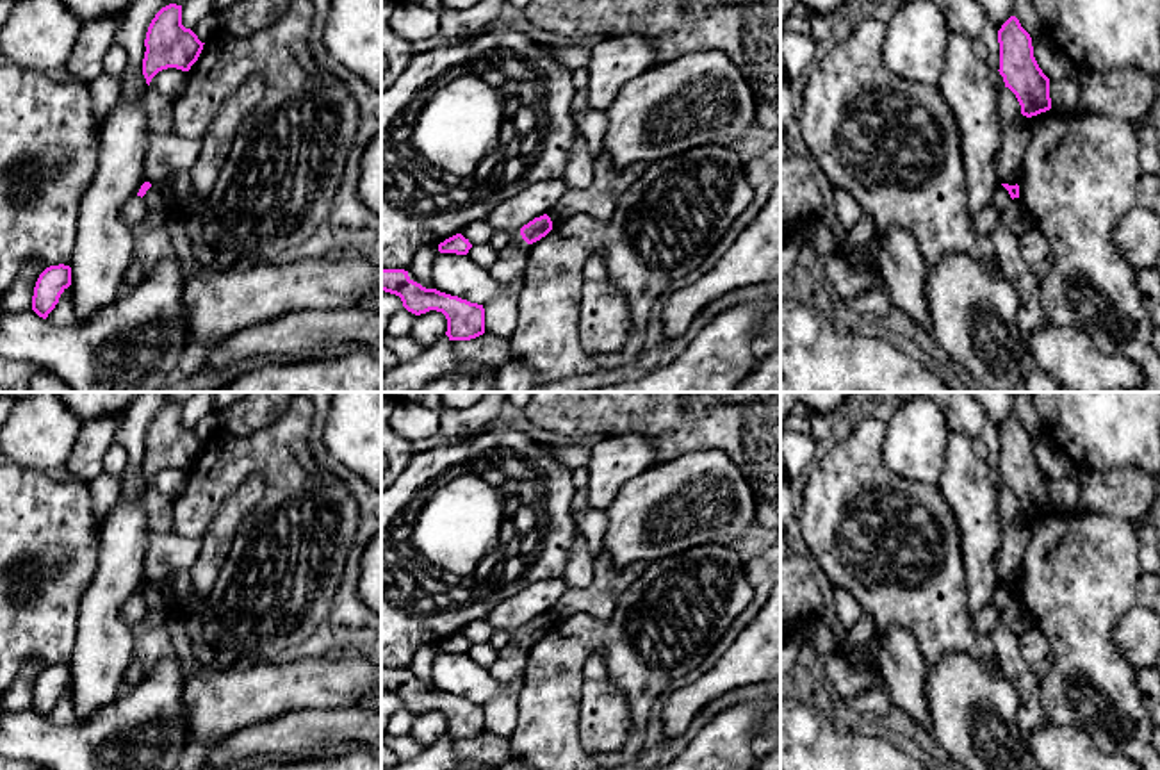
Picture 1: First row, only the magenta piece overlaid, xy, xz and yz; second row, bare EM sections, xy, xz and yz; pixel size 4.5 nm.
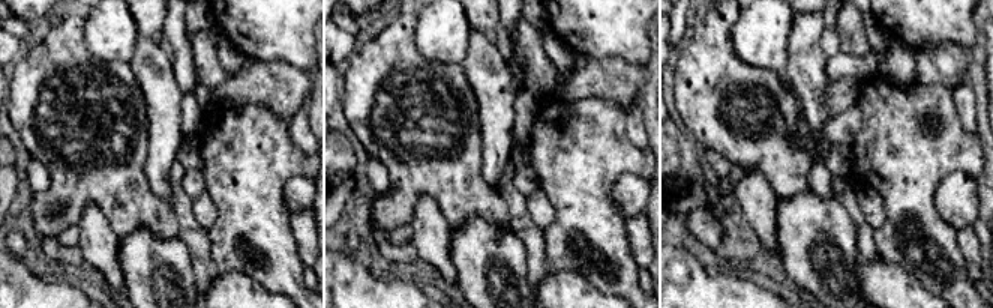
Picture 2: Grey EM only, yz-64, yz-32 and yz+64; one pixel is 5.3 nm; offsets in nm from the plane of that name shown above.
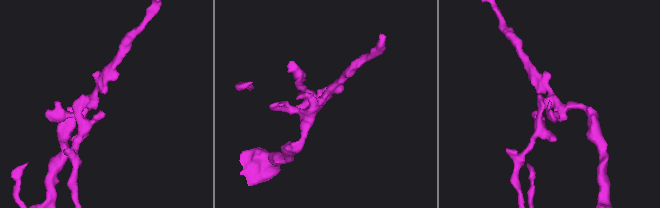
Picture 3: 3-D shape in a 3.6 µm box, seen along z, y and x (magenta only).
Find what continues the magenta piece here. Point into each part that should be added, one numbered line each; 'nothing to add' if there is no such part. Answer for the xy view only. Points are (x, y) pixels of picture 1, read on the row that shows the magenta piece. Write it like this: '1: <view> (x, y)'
nothing to add

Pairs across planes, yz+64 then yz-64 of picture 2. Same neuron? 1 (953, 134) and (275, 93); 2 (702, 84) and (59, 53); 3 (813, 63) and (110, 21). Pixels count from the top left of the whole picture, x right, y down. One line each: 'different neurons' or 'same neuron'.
1: different neurons
2: same neuron
3: different neurons

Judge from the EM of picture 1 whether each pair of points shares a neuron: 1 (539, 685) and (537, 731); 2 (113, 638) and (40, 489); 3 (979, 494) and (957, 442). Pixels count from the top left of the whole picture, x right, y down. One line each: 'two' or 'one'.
1: one
2: two
3: one

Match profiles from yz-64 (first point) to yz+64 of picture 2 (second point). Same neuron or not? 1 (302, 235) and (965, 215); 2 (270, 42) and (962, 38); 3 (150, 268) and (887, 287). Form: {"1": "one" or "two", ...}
{"1": "two", "2": "one", "3": "two"}

